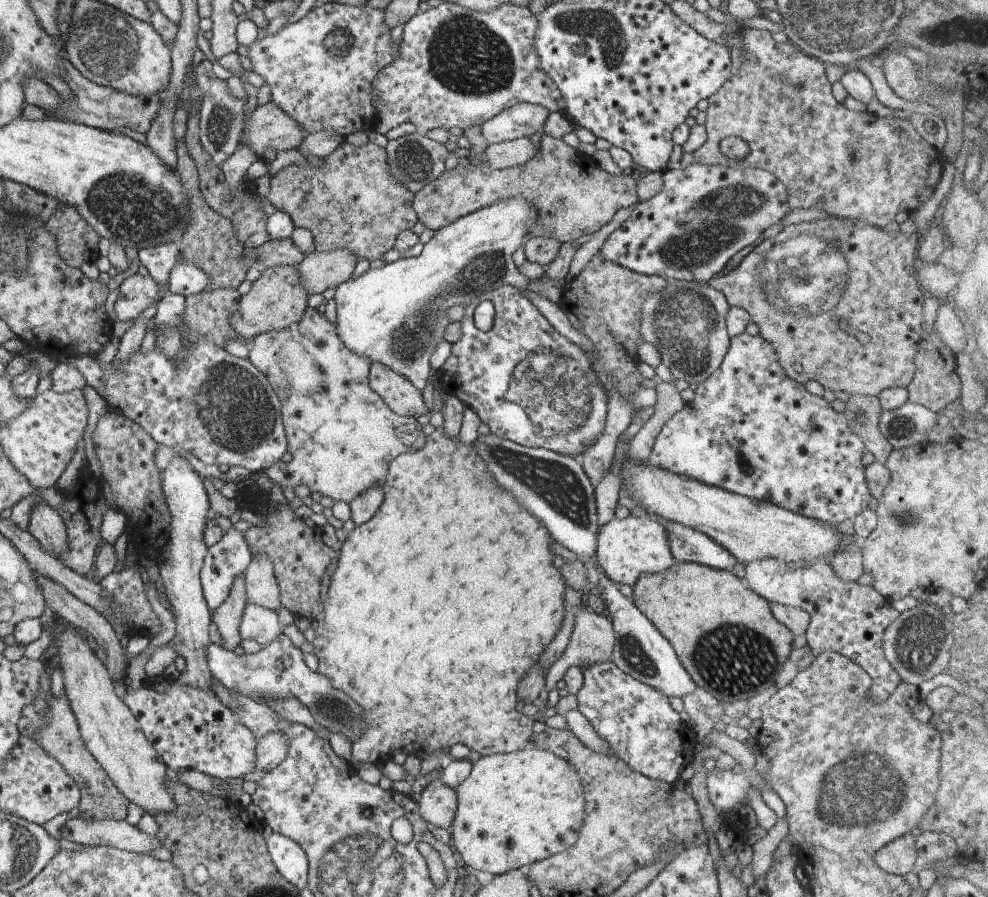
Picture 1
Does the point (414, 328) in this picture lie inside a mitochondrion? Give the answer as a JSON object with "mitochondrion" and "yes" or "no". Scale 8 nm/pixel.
{"mitochondrion":"yes"}

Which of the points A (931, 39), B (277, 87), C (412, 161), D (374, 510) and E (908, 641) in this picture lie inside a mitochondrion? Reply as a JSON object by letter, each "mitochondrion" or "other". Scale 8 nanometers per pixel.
{"A":"mitochondrion","B":"mitochondrion","C":"mitochondrion","D":"other","E":"mitochondrion"}

